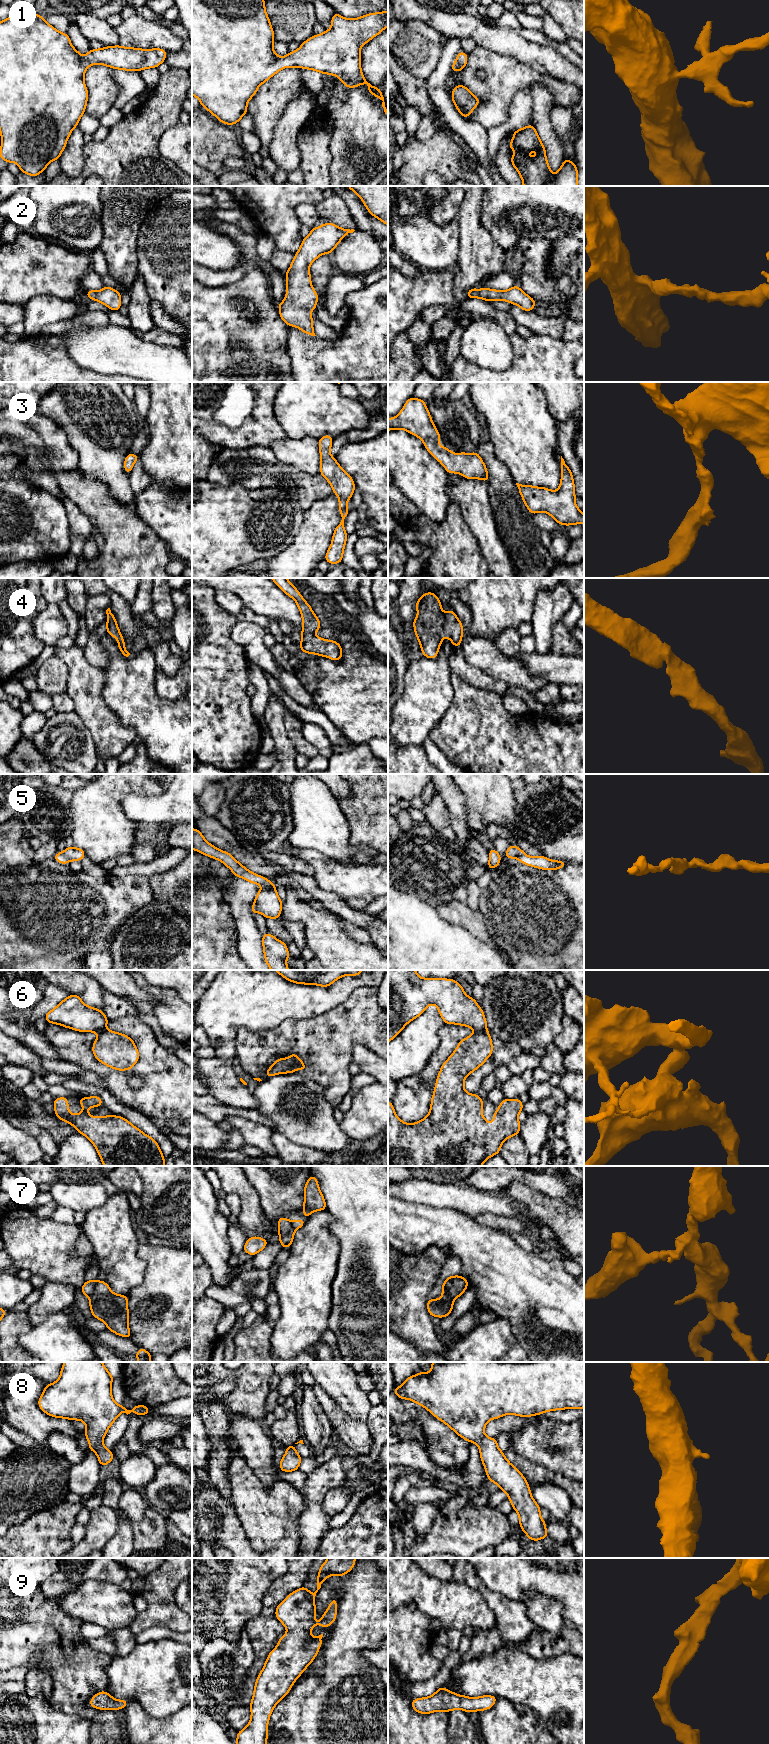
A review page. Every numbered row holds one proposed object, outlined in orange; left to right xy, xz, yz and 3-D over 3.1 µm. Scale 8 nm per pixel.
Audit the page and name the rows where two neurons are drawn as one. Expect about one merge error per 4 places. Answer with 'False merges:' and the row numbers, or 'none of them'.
False merges: 5, 6, 7

